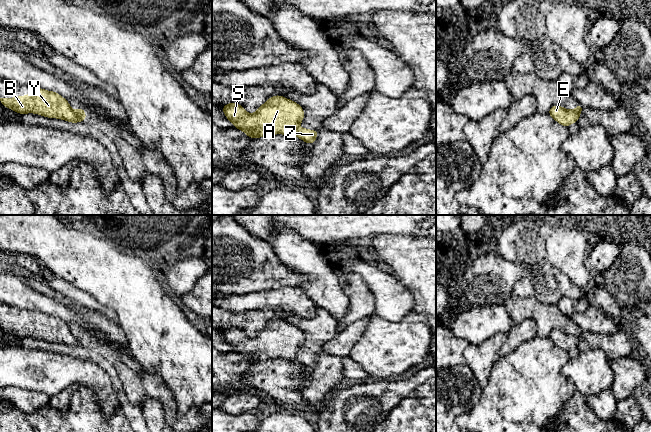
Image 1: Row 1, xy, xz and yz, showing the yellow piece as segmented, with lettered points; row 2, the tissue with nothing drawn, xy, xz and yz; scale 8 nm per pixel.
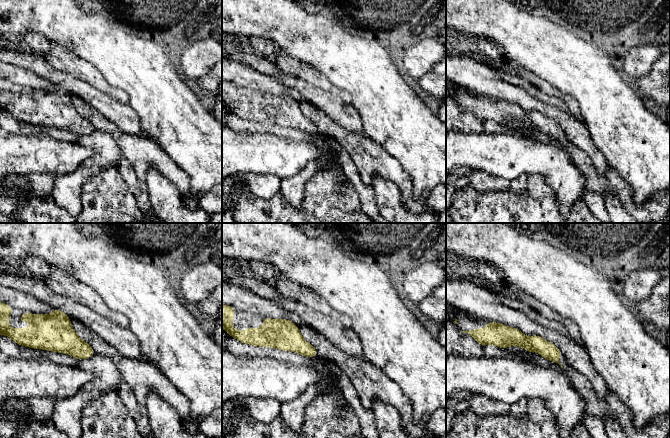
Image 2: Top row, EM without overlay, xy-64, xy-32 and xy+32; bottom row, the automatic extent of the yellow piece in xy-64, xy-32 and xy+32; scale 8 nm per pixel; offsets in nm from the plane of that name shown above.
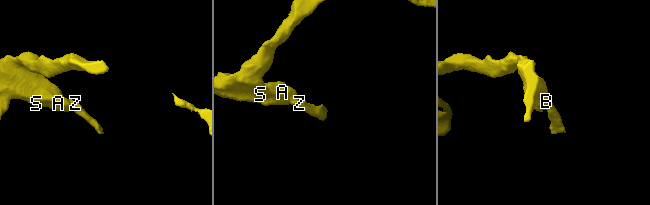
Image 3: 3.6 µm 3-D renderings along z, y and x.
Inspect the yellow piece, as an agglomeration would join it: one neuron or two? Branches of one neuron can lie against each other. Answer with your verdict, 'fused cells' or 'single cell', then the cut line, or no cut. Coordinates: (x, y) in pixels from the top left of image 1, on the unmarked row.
fused cells; cut in xy along (71, 333), (82, 344)

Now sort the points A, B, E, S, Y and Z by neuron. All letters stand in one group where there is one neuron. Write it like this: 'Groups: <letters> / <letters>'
Groups: A B E S Y / Z

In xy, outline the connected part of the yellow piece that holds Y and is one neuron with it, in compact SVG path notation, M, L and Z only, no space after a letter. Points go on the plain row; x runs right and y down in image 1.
M30 311L28 320L15 322L0 322L0 326L19 338L34 337L47 342L57 342L71 347L82 344L72 334L68 324L57 316L47 315L42 312Z

